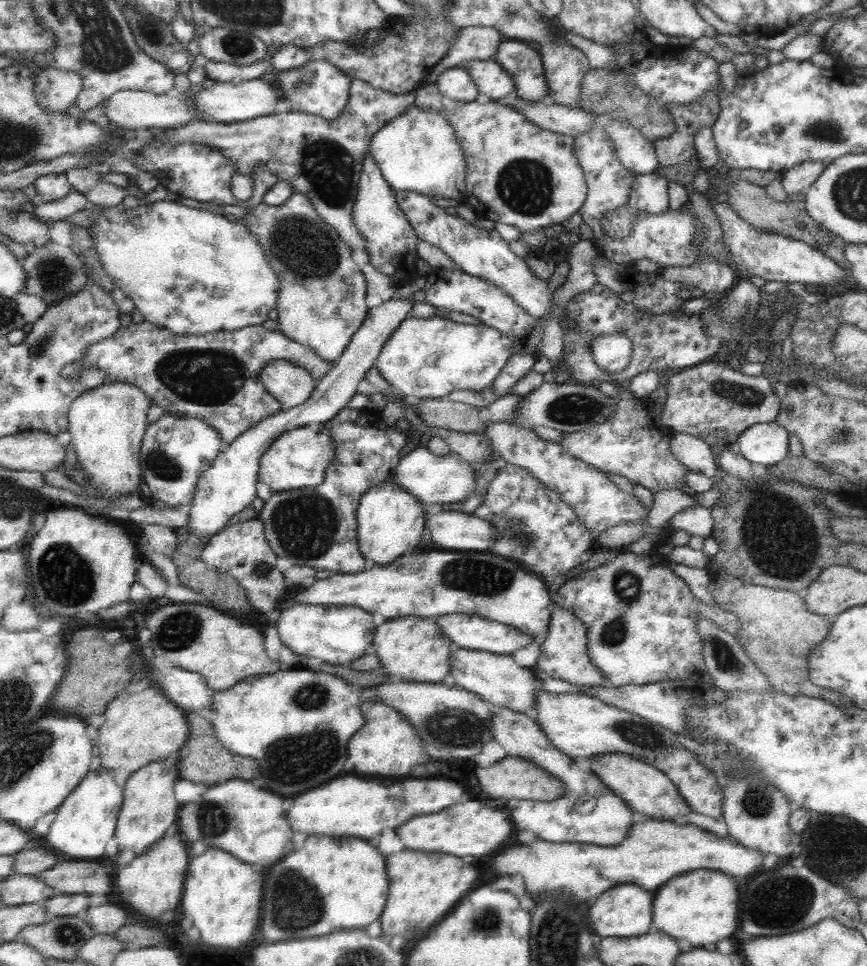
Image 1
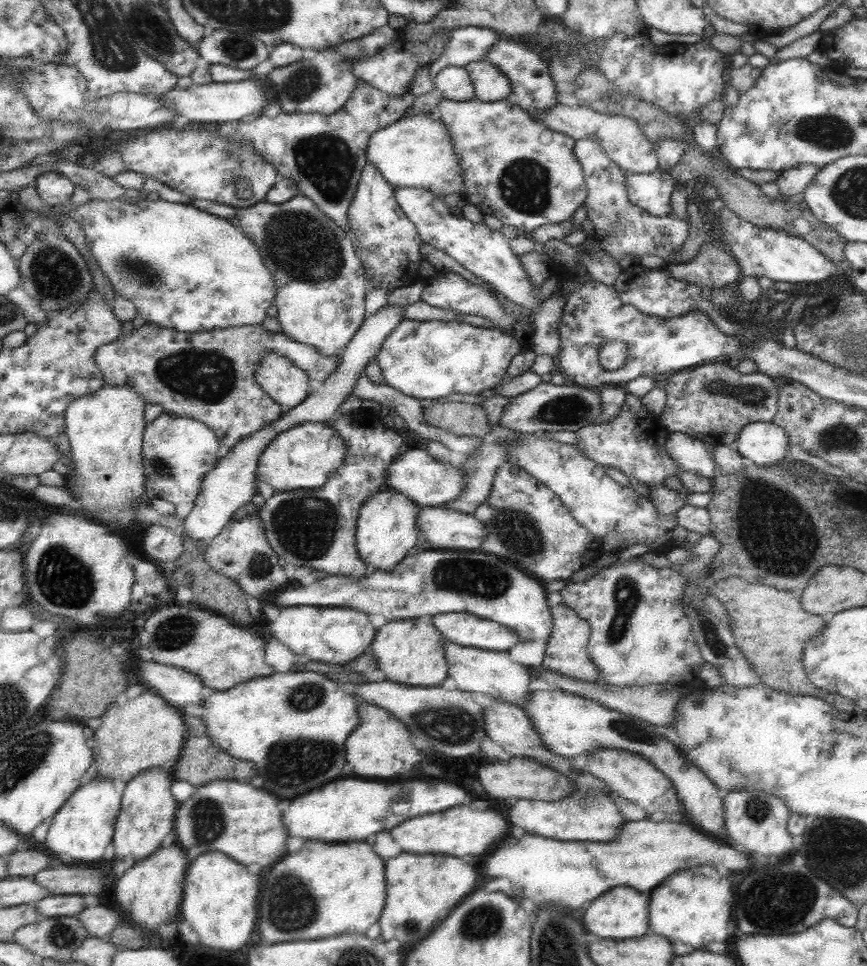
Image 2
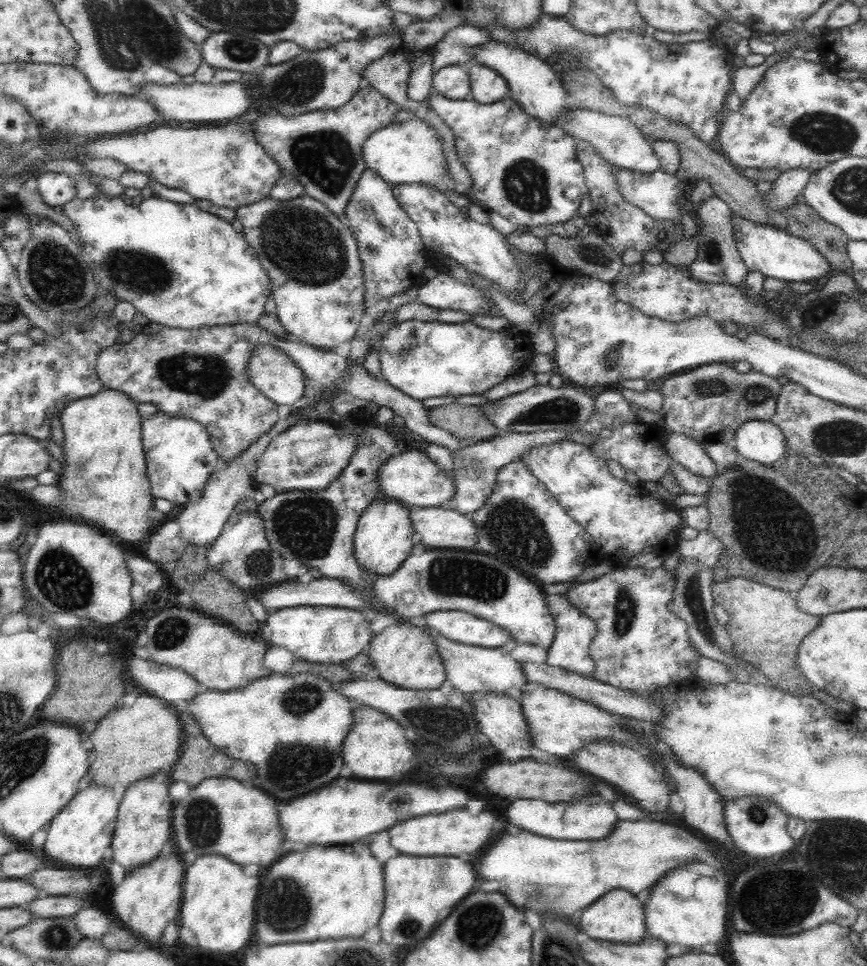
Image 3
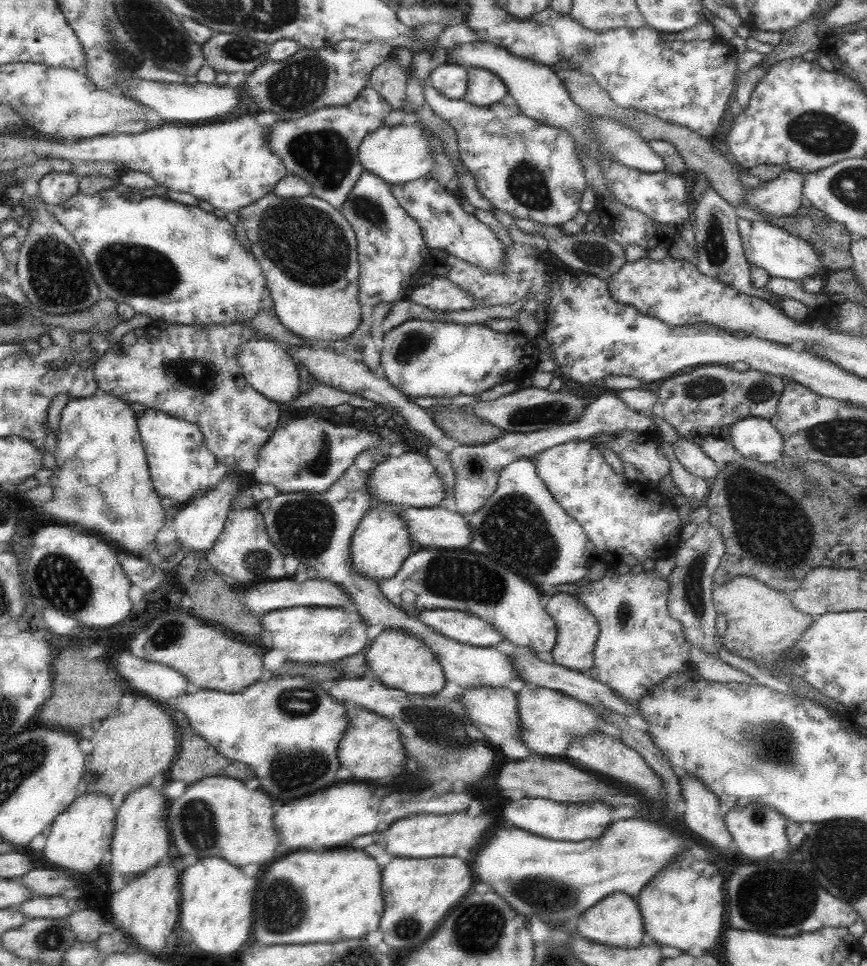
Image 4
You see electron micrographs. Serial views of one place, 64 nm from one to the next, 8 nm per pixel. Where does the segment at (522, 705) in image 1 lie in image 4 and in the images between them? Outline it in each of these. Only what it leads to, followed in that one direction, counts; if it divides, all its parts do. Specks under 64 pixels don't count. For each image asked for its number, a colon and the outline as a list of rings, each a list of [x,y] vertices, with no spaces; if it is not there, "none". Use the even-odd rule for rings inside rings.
2: [[[445,642],[445,660],[447,660],[447,674],[449,678],[453,678],[457,690],[467,694],[477,692],[487,696],[491,702],[503,702],[525,710],[525,704],[531,696],[531,690],[527,688],[531,672],[525,666],[513,662],[509,658],[509,652],[489,652]]]
3: [[[435,636],[437,652],[443,658],[445,666],[445,680],[451,682],[451,686],[461,692],[485,692],[485,694],[503,694],[503,696],[521,696],[523,690],[527,690],[527,678],[523,674],[523,668],[517,660],[513,660],[503,648],[479,648],[479,646],[465,646],[451,642],[449,638]]]
4: [[[387,436],[379,438],[377,446],[361,452],[353,460],[353,464],[345,470],[345,474],[341,474],[341,478],[333,482],[329,490],[321,494],[277,494],[267,502],[257,502],[255,510],[263,514],[265,532],[273,542],[273,548],[281,556],[293,556],[299,560],[299,564],[313,568],[319,580],[329,580],[341,586],[367,626],[383,624],[385,628],[401,628],[417,638],[423,638],[423,642],[439,660],[445,674],[445,682],[451,682],[463,690],[473,690],[473,688],[505,688],[509,680],[521,680],[513,666],[513,658],[503,654],[497,646],[477,648],[437,634],[433,628],[425,626],[417,616],[409,616],[403,610],[395,608],[379,592],[379,582],[355,572],[351,564],[351,538],[353,532],[357,530],[359,520],[367,514],[369,502],[373,498],[367,486],[369,474],[377,464],[389,458],[389,452],[393,450]]]

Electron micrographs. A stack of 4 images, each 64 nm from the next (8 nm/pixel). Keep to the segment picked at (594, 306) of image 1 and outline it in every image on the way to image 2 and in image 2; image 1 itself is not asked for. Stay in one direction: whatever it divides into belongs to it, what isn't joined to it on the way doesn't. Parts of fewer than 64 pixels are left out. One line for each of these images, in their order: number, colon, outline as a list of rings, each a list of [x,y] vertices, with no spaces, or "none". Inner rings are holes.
2: [[[563,280],[567,292],[567,304],[563,308],[563,316],[559,322],[559,356],[555,358],[557,372],[567,378],[567,384],[575,384],[579,388],[593,386],[617,386],[615,382],[629,382],[639,376],[655,376],[665,372],[683,372],[691,368],[699,368],[711,364],[717,356],[729,356],[739,350],[739,342],[731,336],[721,334],[713,322],[709,322],[707,314],[689,312],[673,318],[653,318],[643,312],[637,312],[631,306],[619,302],[615,288],[603,284],[587,284],[585,290],[573,288]],[[605,342],[625,342],[627,358],[621,370],[607,372],[599,366],[597,352]]]

